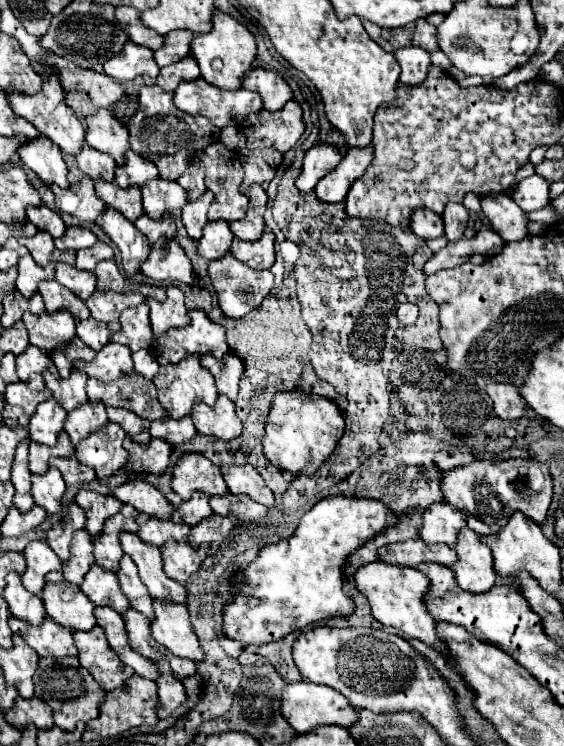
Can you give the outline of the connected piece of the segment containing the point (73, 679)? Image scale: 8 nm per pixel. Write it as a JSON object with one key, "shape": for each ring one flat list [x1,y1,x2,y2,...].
{"shape":[[76,656,40,658,34,676,34,694,52,708,54,724,62,730,74,730,78,722,94,720,98,716,100,702,106,696,106,692,96,684,96,680,84,668,80,668]]}

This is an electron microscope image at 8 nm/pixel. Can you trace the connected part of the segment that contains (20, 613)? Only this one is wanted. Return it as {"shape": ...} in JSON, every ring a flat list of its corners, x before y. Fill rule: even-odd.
{"shape":[[8,574,6,576,6,588,4,588,2,596,10,604,10,612,16,618,20,618,20,620,24,620,28,624,34,624,34,626,42,624,44,614,46,614,44,612,44,604,36,594,28,592,22,586,18,574]]}

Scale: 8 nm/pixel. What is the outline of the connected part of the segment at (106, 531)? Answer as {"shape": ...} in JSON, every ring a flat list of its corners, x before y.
{"shape":[[118,512,116,516,110,516,110,518,104,522,102,534,96,536,96,538,92,538,96,564,100,564,102,568,112,570,112,572,118,570,118,562,120,562,120,558,124,556,122,546,120,546,120,540,118,540,118,534,120,534,122,530,136,532,136,530,138,530,138,524,136,524,134,518,128,518,128,516,124,516,122,512]]}

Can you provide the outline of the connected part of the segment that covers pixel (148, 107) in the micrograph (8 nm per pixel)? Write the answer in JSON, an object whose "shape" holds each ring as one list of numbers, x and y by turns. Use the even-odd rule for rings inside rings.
{"shape":[[142,86,138,94,140,106,136,114,130,120,130,148,152,160,158,170,160,178,164,180,176,180,184,174,190,160,196,156,196,152,202,152,208,144,216,142,220,136,220,130,212,126,204,116,190,116,182,110,178,110,172,102,172,92,162,92,156,86]]}

